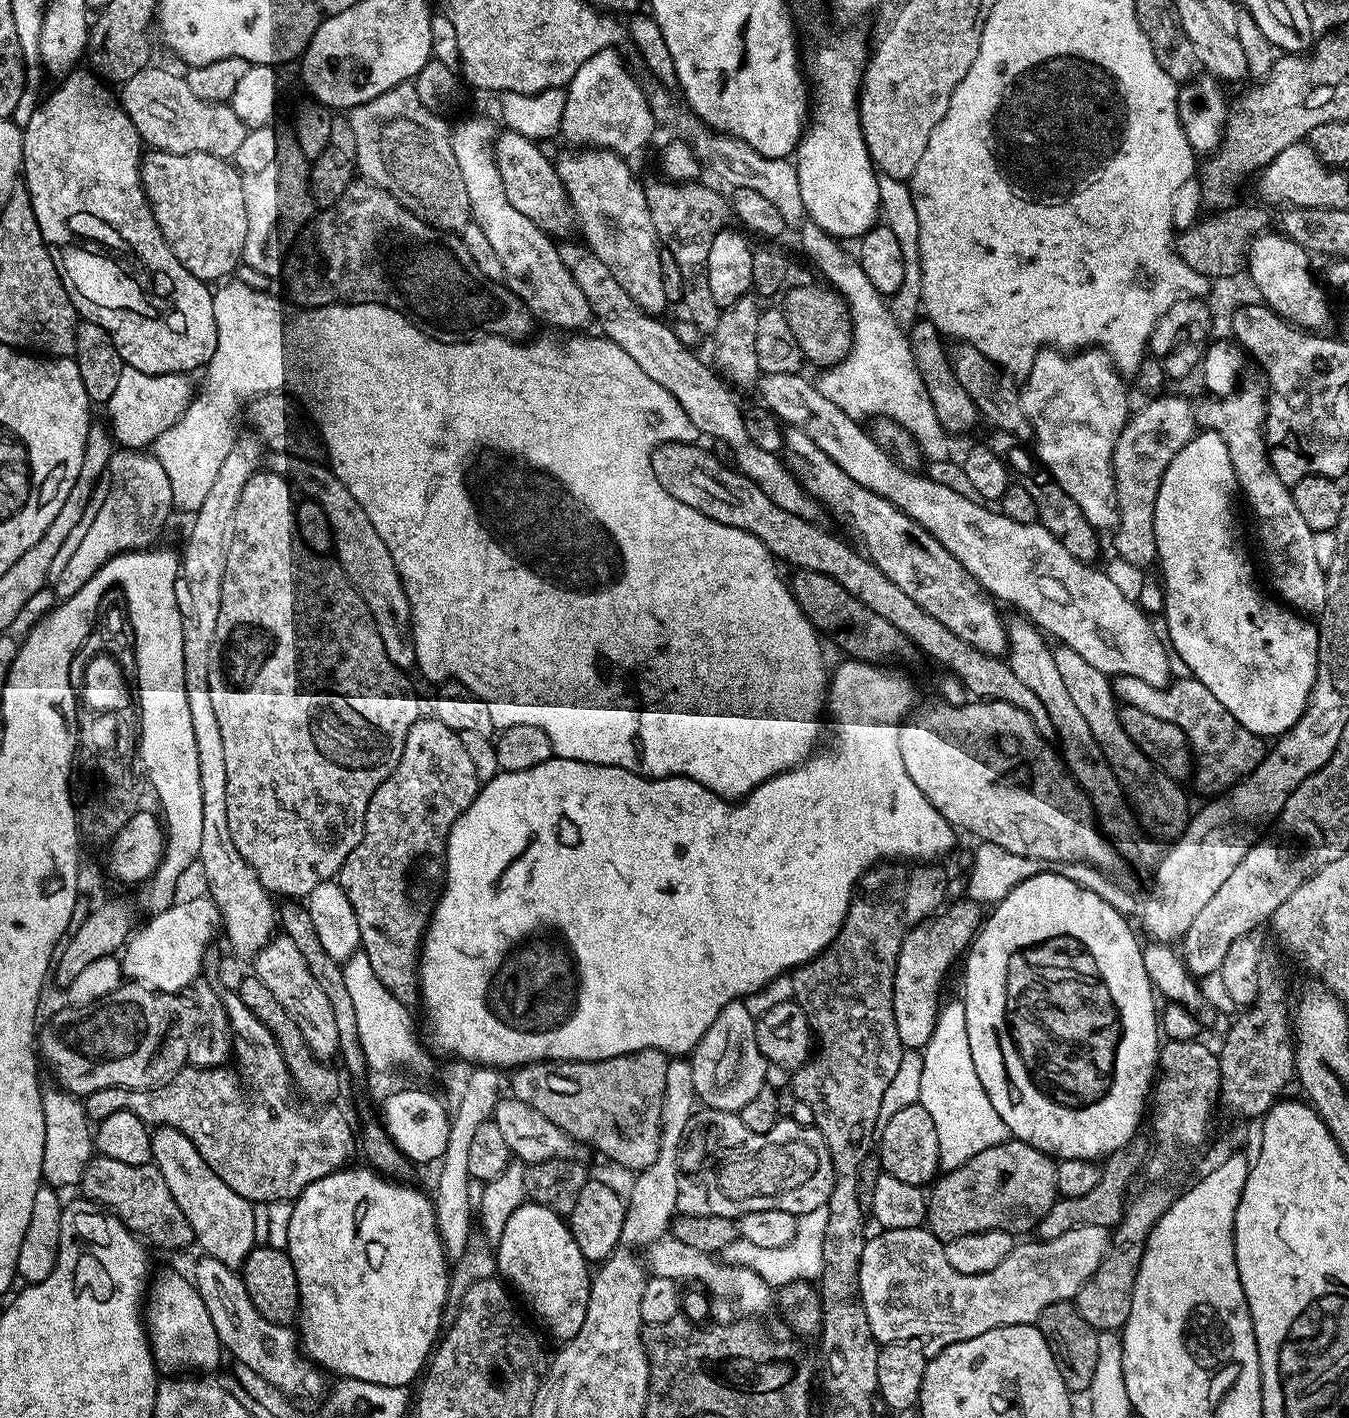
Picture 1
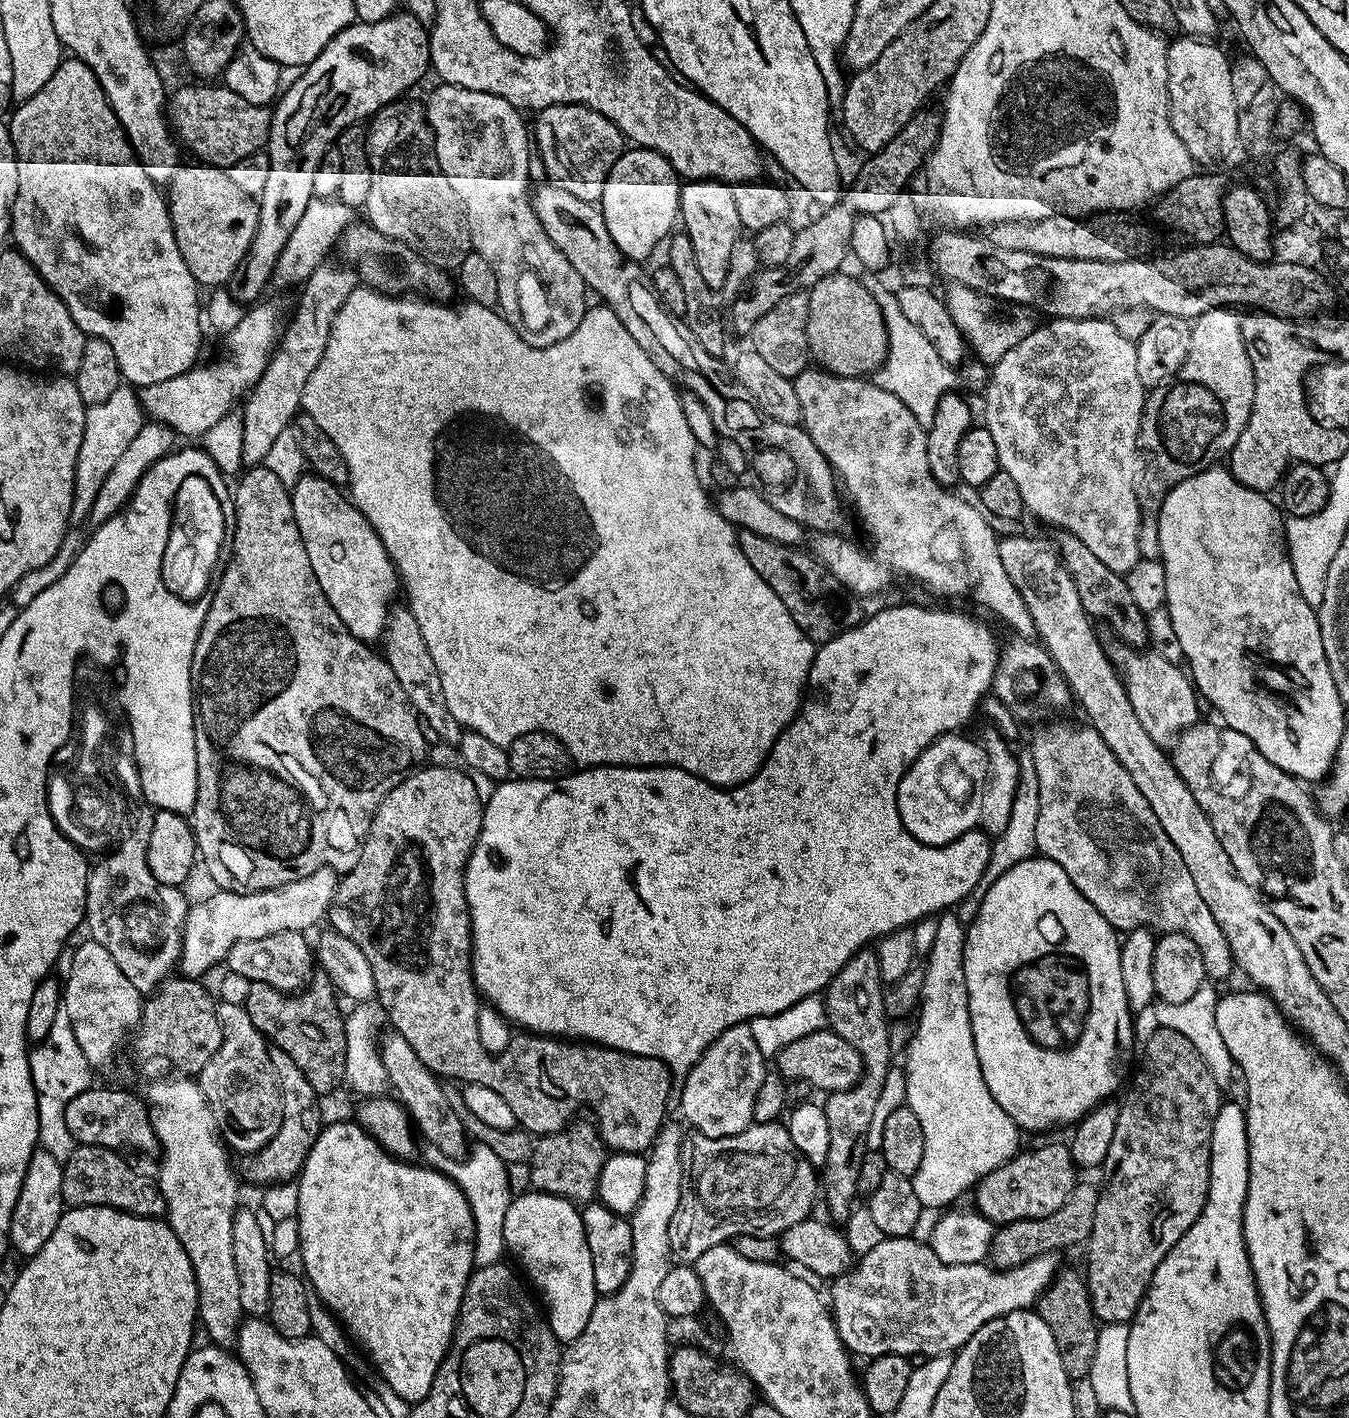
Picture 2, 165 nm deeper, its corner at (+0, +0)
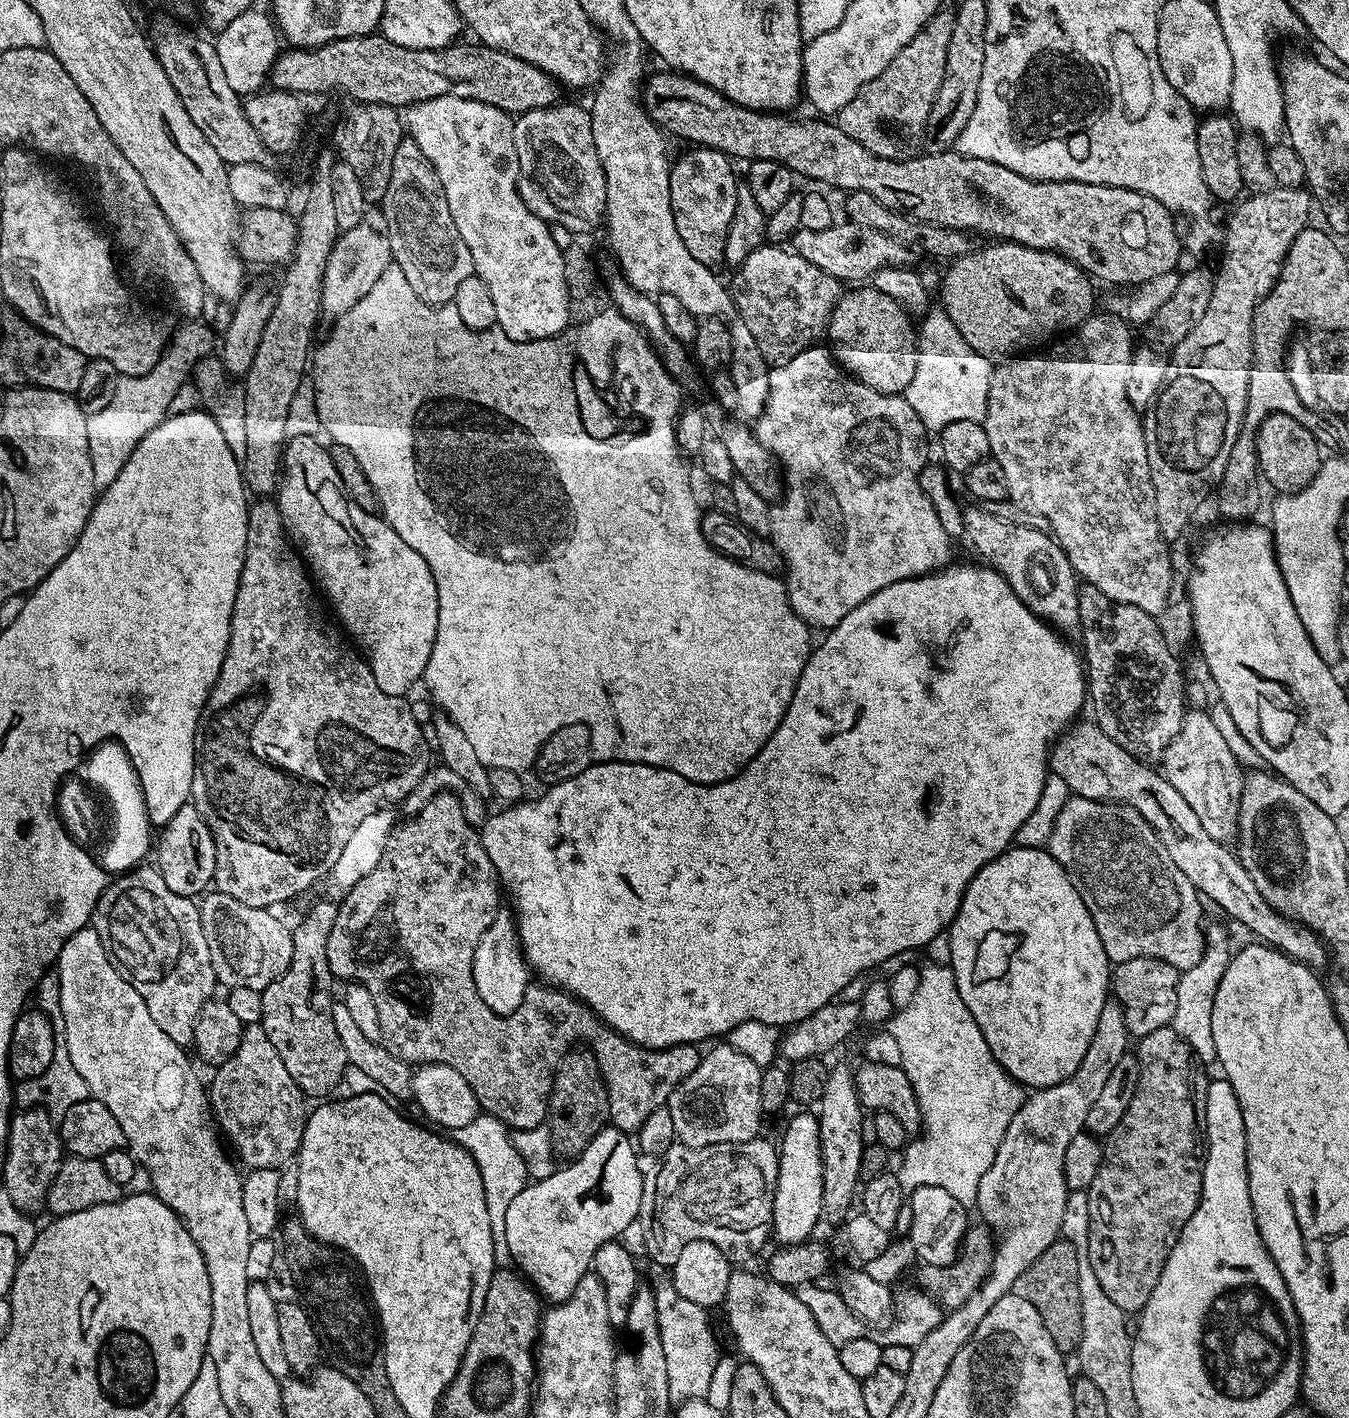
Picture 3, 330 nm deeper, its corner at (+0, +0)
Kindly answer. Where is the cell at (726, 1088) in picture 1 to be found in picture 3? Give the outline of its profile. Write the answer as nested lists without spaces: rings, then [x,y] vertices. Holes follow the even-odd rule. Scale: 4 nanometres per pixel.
[[[729,1043],[717,1044],[717,1048],[701,1055],[698,1070],[676,1087],[666,1105],[670,1118],[674,1118],[677,1141],[691,1148],[741,1144],[761,1135],[762,1098],[758,1086],[762,1068]]]

